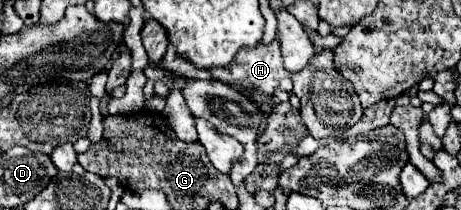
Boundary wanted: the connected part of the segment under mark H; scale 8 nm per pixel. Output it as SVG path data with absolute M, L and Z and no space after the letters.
M274 39L272 45L258 45L256 49L242 49L236 55L236 61L228 69L212 69L212 77L242 91L260 91L268 97L274 97L274 91L280 87L280 81L290 73L282 65L280 45Z

